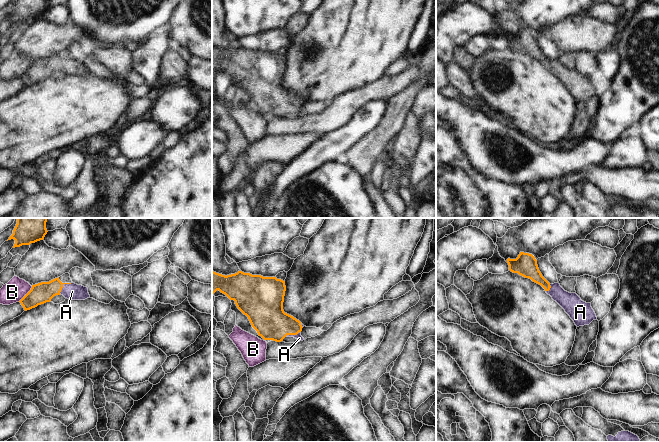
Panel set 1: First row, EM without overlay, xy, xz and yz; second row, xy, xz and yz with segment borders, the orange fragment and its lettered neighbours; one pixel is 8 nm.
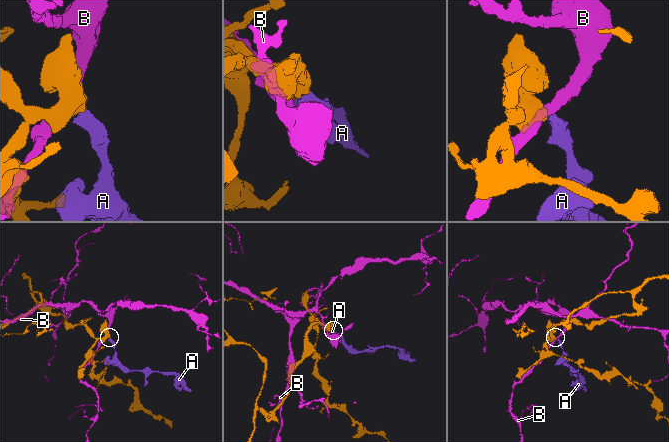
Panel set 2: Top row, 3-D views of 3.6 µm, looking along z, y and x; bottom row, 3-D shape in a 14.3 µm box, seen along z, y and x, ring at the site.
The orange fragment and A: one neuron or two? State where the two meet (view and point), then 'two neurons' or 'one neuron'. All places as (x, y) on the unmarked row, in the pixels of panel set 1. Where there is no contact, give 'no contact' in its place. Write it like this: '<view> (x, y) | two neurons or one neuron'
xy (62, 61) | one neuron

